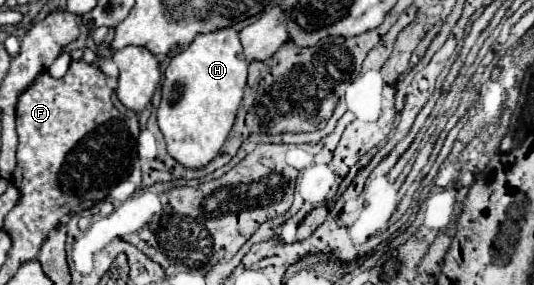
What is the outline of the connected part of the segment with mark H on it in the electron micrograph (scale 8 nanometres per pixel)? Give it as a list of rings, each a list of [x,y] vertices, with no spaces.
[[[223,28],[199,34],[165,70],[157,120],[169,154],[185,168],[207,166],[219,154],[233,128],[249,68],[249,62],[239,60],[239,52],[241,42],[237,30]]]

